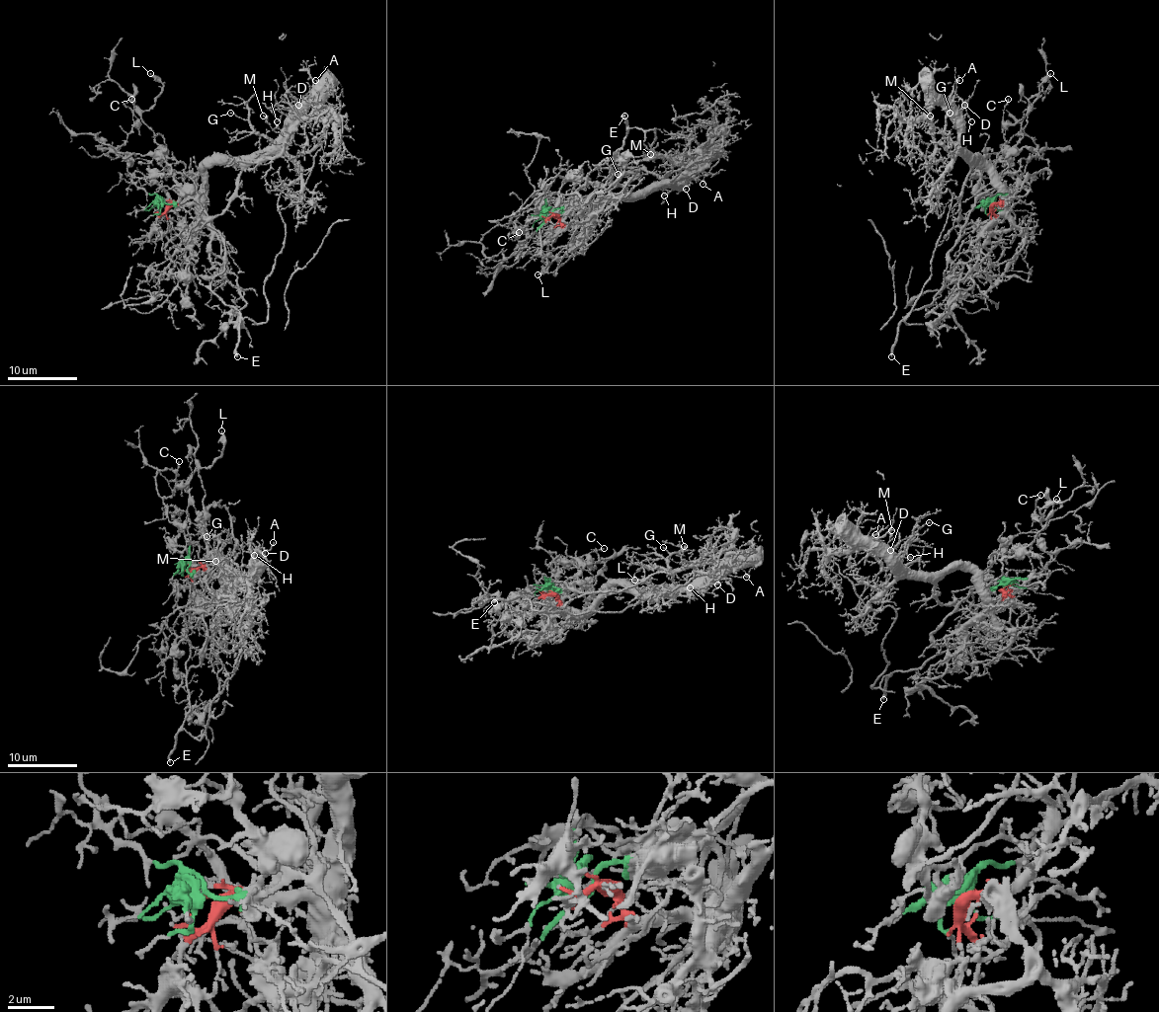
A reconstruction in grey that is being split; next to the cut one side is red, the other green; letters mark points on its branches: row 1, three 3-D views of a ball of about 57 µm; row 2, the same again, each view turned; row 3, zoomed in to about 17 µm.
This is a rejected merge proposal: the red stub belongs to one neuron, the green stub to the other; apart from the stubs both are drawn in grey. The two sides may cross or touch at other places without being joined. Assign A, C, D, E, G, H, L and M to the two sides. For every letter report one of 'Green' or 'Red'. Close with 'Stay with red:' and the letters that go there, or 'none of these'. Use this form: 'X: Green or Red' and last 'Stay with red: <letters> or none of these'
A: Red
C: Green
D: Red
E: Green
G: Red
H: Red
L: Green
M: Red
Stay with red: A, D, G, H, M

